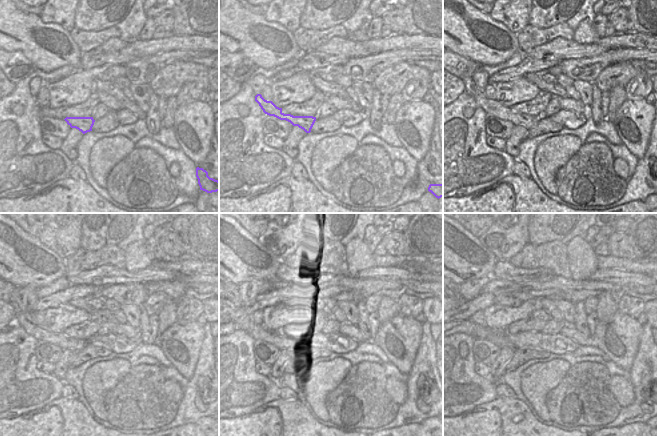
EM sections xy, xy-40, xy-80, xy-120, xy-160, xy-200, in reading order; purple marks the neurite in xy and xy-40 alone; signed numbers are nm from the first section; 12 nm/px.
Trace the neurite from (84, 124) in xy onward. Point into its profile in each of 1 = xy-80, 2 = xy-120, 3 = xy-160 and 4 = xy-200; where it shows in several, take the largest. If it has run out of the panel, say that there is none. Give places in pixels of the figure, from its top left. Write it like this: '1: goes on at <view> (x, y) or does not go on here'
1: goes on at xy-80 (492, 108)
2: goes on at xy-120 (25, 319)
3: goes on at xy-160 (258, 332)
4: goes on at xy-200 (498, 338)

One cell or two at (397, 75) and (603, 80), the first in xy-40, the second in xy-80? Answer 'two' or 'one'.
one

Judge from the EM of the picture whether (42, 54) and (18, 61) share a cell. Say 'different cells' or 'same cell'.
different cells

